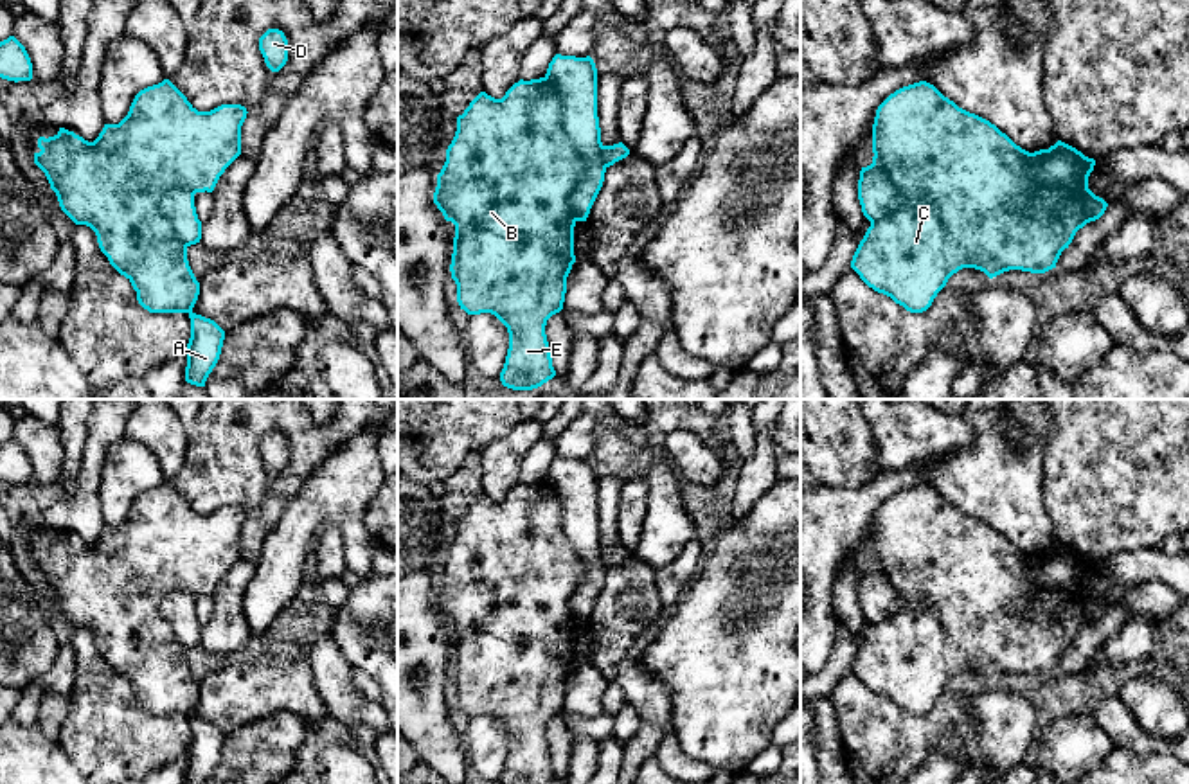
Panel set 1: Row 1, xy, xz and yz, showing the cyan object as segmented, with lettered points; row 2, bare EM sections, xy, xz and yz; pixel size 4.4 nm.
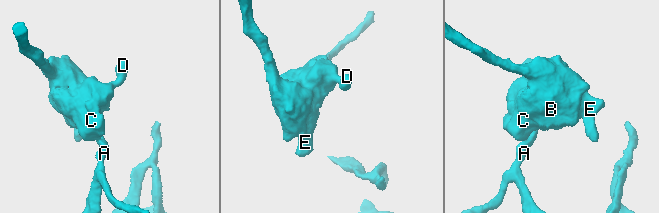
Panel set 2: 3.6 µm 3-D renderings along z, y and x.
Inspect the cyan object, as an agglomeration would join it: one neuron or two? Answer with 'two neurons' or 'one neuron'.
two neurons

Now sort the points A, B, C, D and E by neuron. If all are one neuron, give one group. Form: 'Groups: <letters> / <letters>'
Groups: A / B C D E

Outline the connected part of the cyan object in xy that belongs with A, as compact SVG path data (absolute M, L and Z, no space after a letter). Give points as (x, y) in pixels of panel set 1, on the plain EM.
M192 714L189 721L191 741L187 746L185 784L207 784L219 762L225 734L214 723Z

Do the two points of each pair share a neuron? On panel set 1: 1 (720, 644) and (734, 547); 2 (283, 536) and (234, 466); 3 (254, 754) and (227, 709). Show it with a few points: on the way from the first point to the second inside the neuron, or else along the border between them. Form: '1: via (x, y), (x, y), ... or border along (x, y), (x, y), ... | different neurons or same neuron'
1: via (724, 621), (733, 608), (733, 570) | same neuron
2: border along (299, 491), (265, 540), (256, 563) | different neurons
3: border along (277, 712), (243, 723), (225, 734) | different neurons

